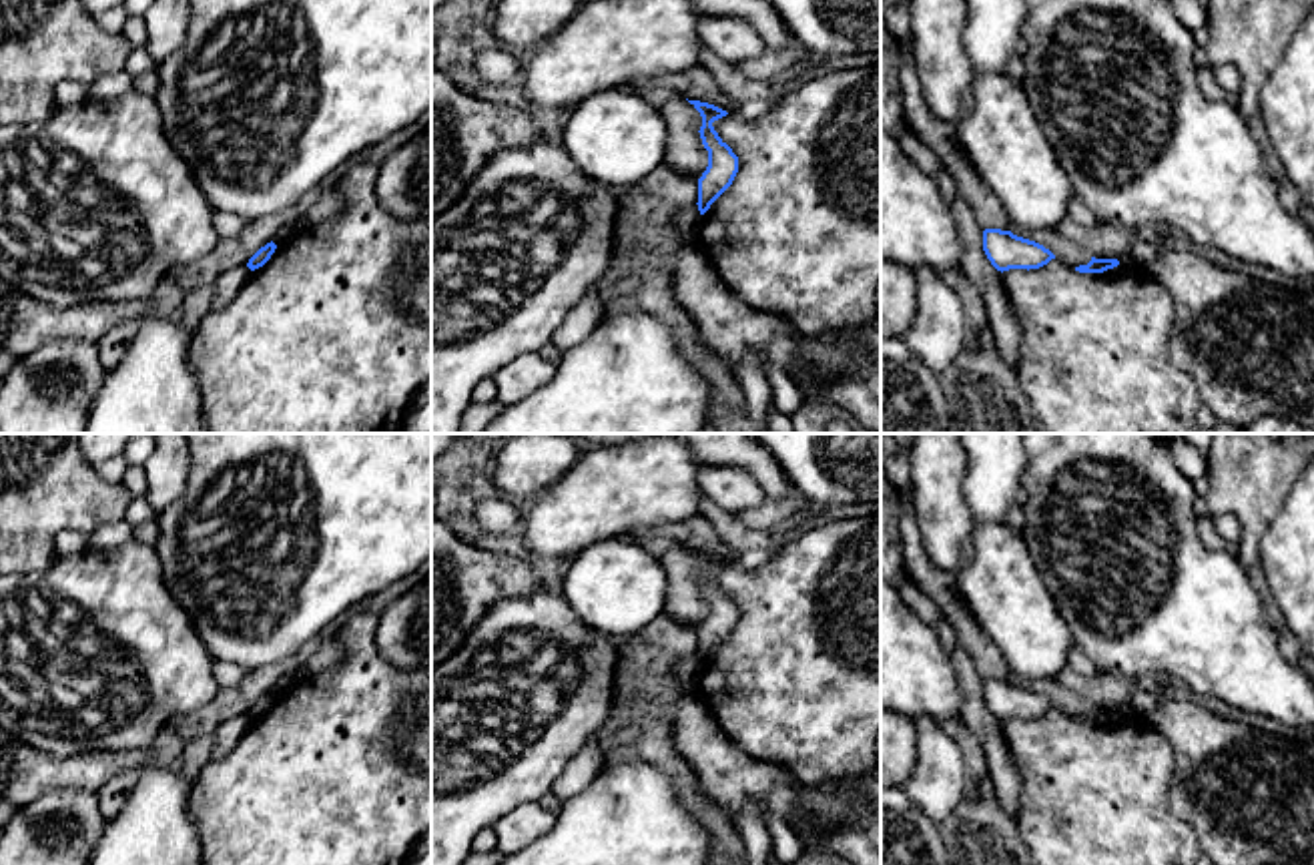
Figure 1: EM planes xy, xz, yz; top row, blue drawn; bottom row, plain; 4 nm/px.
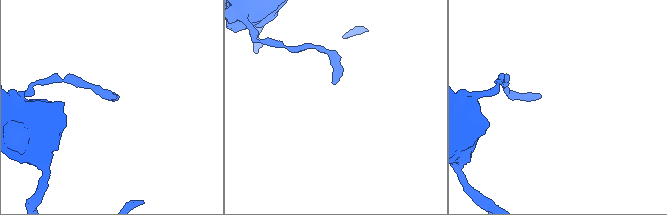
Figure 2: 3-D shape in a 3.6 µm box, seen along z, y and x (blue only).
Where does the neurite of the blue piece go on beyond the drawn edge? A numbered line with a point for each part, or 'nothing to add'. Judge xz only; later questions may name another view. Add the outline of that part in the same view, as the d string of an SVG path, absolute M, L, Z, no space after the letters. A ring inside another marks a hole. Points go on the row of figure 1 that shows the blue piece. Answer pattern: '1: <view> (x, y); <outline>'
nothing to add

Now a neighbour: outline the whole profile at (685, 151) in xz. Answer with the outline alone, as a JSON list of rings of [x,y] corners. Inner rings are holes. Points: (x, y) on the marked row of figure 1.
[[[676,96],[660,108],[668,122],[668,142],[664,149],[664,165],[680,175],[700,179],[708,167],[708,151],[700,138],[702,116],[686,98]]]

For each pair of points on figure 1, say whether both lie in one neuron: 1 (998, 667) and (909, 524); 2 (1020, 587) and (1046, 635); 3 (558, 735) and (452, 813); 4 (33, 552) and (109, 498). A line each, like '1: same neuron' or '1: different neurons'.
1: same neuron
2: same neuron
3: same neuron
4: same neuron

